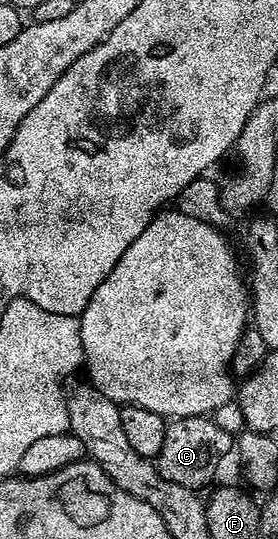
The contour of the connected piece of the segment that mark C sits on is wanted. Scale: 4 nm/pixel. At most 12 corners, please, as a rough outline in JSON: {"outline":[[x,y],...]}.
{"outline":[[209,416],[165,425],[167,482],[201,490],[235,440]]}

